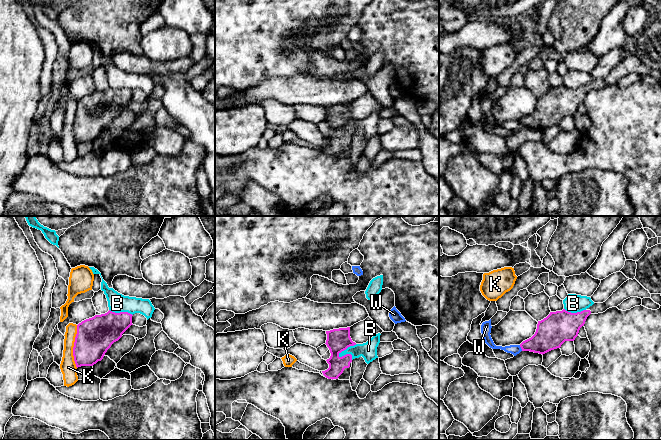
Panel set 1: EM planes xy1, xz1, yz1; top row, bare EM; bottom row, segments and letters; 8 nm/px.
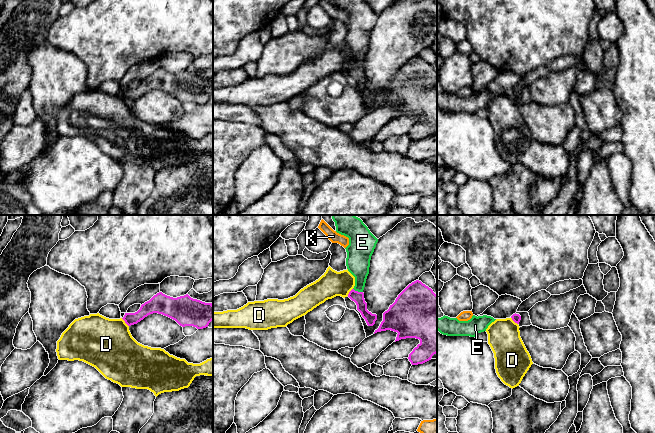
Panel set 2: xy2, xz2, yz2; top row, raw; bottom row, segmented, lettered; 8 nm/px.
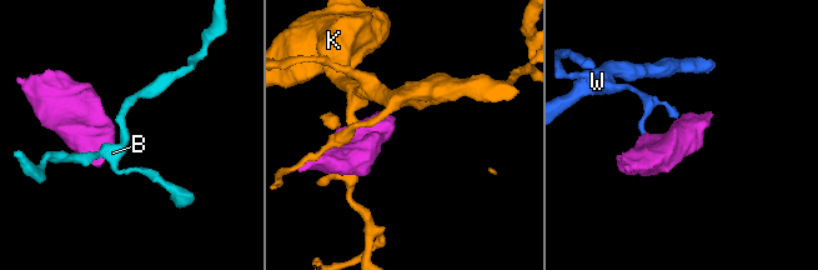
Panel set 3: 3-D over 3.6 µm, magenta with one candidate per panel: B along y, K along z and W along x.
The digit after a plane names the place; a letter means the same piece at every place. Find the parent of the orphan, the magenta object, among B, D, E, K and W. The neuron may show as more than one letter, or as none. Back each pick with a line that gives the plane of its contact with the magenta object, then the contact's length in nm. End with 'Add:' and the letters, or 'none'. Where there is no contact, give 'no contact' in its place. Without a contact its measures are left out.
E: xz2 | 90 nm
Add: E

